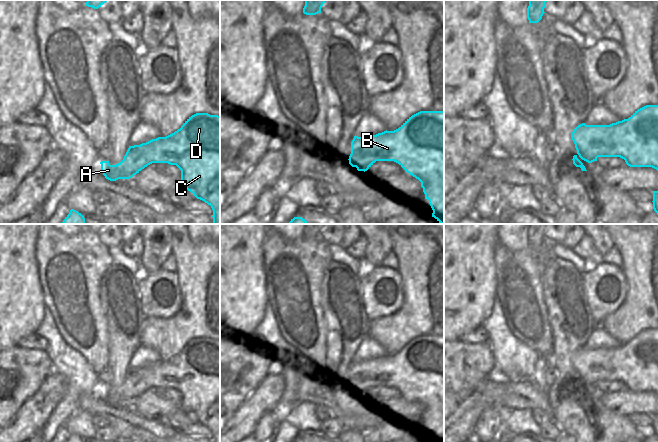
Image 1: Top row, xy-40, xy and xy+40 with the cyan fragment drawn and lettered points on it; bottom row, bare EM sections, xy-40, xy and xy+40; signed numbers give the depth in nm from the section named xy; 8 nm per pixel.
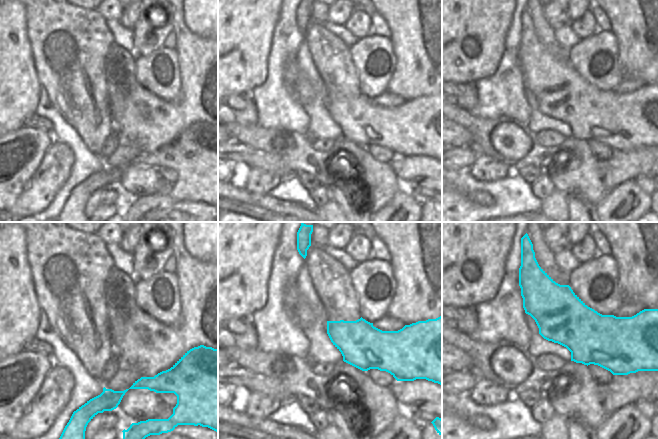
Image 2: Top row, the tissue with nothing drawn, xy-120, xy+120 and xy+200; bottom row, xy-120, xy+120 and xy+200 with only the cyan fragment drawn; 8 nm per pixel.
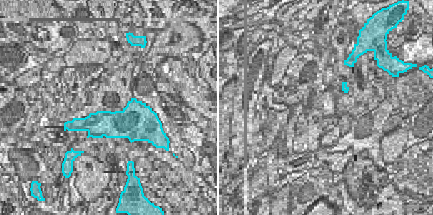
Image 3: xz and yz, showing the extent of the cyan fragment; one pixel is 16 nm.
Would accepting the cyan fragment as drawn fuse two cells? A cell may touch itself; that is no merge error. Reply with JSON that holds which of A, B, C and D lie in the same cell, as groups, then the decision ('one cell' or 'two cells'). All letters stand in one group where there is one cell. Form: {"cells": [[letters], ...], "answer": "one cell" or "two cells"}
{"cells": [["A", "B", "C", "D"]], "answer": "one cell"}

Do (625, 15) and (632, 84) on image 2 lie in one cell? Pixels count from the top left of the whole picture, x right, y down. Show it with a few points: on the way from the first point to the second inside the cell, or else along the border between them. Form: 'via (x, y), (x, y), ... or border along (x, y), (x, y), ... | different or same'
border along (623, 78), (637, 78), (645, 84) | different

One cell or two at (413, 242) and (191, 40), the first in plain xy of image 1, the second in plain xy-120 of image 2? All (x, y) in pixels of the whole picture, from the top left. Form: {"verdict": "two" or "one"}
{"verdict": "one"}

